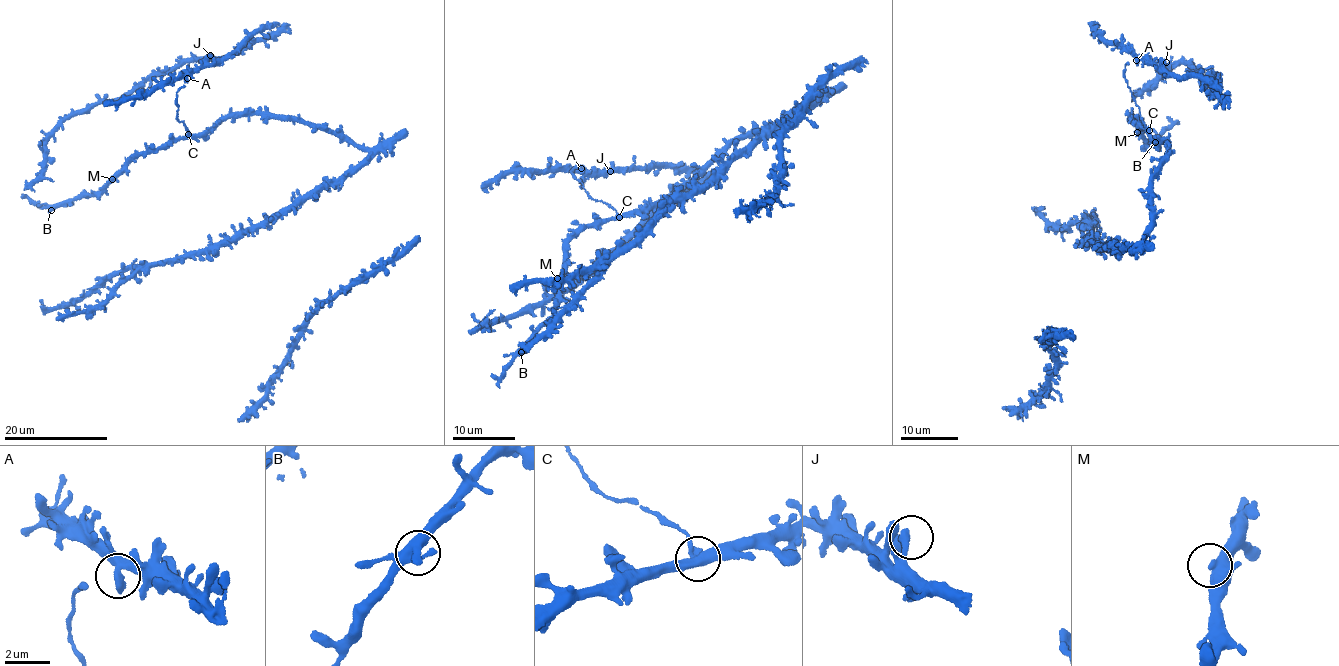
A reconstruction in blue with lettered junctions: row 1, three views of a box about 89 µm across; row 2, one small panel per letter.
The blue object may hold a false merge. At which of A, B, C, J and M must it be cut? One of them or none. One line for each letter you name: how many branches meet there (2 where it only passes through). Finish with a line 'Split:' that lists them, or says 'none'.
C: branches 3
Split: C

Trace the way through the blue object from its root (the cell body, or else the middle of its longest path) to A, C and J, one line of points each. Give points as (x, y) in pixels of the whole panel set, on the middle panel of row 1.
A: (638, 210), (618, 214), (607, 203), (593, 199), (571, 172), (576, 166), (574, 171), (581, 168)
C: (638, 210), (619, 216)
J: (638, 210), (618, 214), (607, 203), (593, 199), (571, 172), (576, 166), (574, 171), (610, 171)

